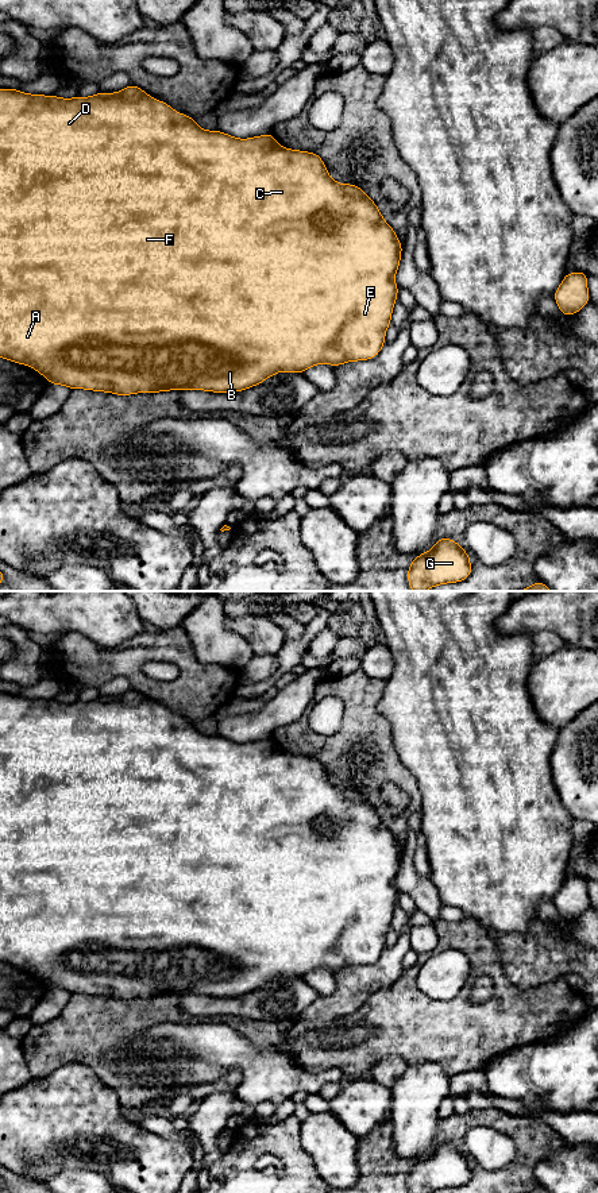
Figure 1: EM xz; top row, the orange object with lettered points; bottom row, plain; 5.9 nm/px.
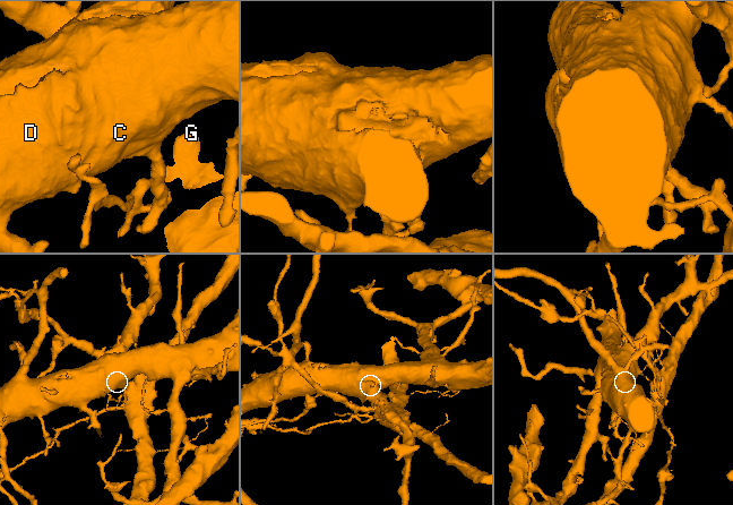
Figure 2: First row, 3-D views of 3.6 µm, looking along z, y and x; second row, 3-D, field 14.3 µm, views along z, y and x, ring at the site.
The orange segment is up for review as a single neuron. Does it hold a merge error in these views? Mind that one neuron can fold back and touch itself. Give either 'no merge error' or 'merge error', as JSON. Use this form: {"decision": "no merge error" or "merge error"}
{"decision": "merge error"}

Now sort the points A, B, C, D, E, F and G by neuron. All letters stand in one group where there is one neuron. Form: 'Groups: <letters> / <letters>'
Groups: A B C D E F / G

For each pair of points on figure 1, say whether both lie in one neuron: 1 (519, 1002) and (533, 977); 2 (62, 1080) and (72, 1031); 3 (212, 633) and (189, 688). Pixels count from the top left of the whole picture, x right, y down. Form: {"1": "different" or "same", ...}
{"1": "different", "2": "different", "3": "different"}

